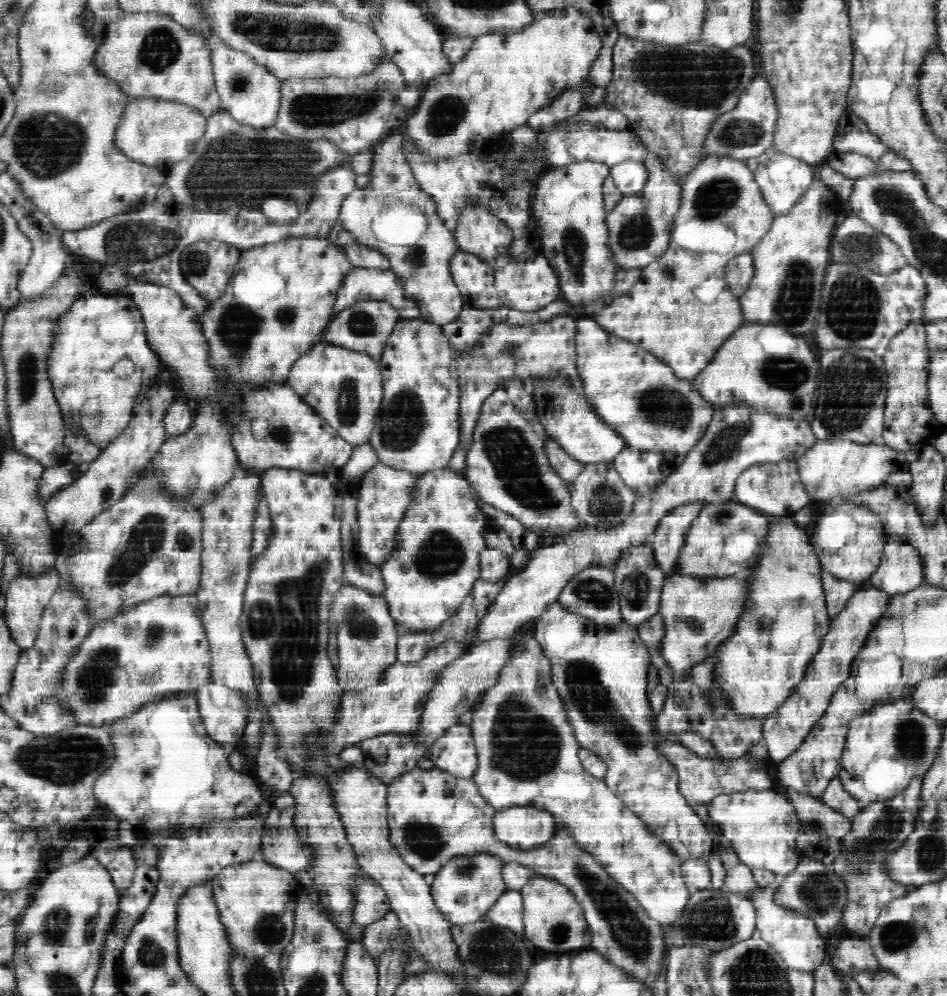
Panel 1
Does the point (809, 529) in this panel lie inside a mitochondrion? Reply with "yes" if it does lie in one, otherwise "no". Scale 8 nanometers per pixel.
no

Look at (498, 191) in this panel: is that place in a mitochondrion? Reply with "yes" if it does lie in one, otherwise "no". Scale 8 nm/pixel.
no

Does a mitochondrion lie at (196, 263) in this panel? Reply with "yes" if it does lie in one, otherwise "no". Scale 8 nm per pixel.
yes

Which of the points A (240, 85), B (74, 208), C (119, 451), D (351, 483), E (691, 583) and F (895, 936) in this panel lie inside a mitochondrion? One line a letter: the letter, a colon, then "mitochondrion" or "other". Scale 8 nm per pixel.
A: mitochondrion
B: other
C: other
D: other
E: other
F: mitochondrion

